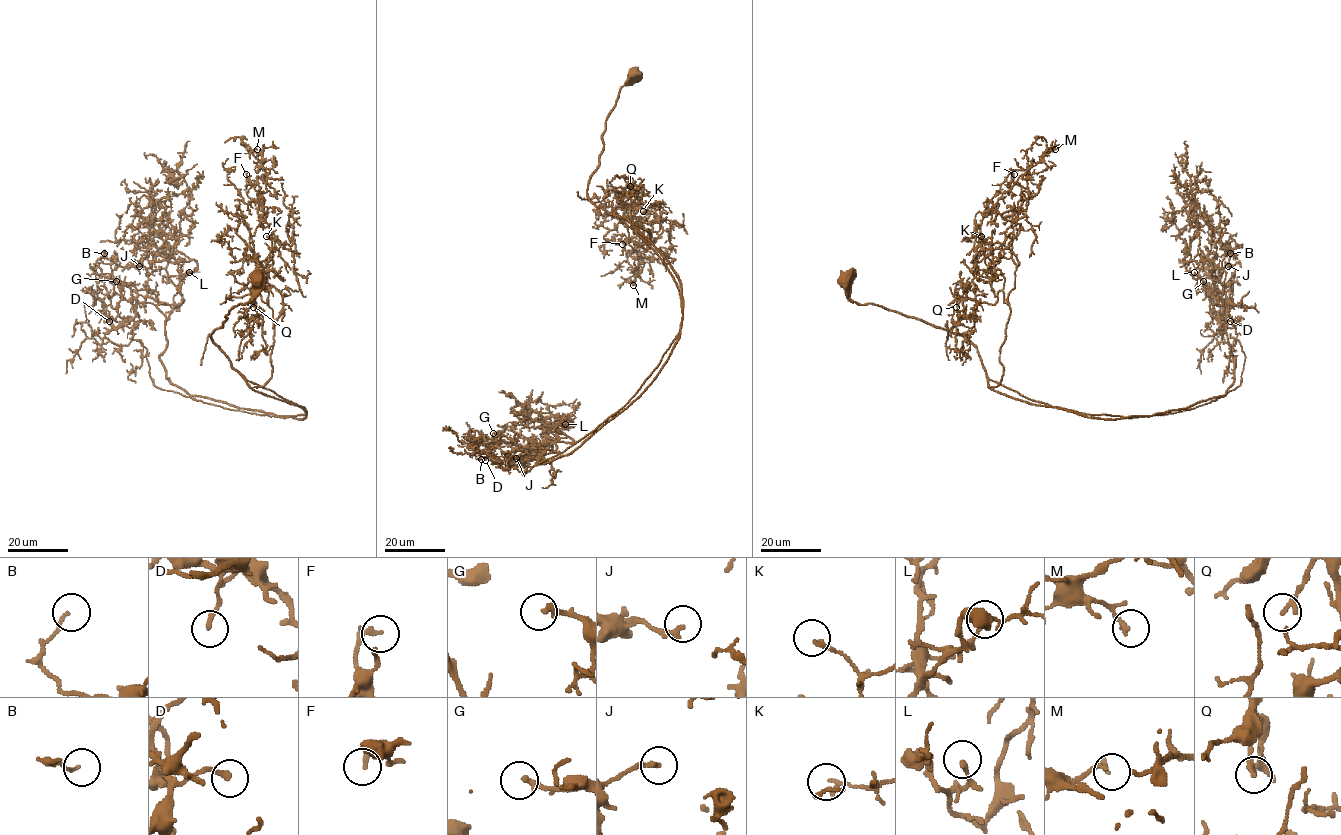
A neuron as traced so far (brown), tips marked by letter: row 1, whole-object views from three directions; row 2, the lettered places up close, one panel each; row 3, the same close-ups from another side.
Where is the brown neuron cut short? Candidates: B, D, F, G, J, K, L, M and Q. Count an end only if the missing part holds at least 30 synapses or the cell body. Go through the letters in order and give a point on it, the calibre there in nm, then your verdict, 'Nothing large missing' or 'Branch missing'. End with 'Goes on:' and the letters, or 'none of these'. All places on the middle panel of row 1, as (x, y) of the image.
B: Place: (481, 459). Thickness 110 nm. Nothing large missing
D: Place: (485, 460). Thickness 190 nm. Nothing large missing
F: Place: (622, 244). Thickness 240 nm. Nothing large missing
G: Place: (493, 433). Thickness 220 nm. Branch missing
J: Place: (516, 458). Thickness 240 nm. Nothing large missing
K: Place: (643, 211). Thickness 170 nm. Nothing large missing
L: Place: (565, 424). Thickness 180 nm. Nothing large missing
M: Place: (633, 285). Thickness 200 nm. Nothing large missing
Q: Place: (630, 186). Thickness 200 nm. Nothing large missing
Goes on: G

